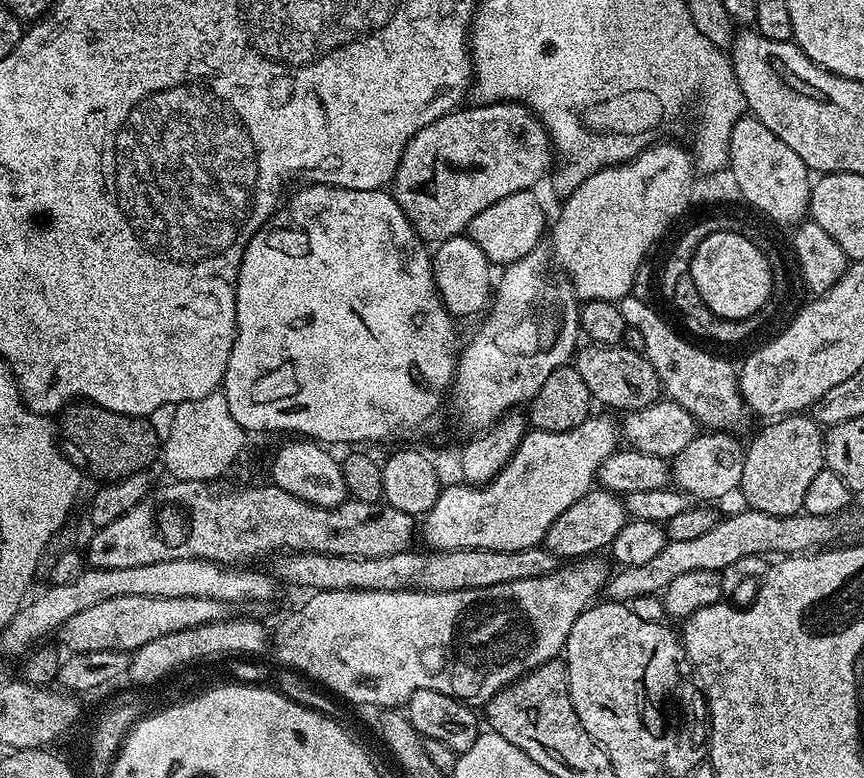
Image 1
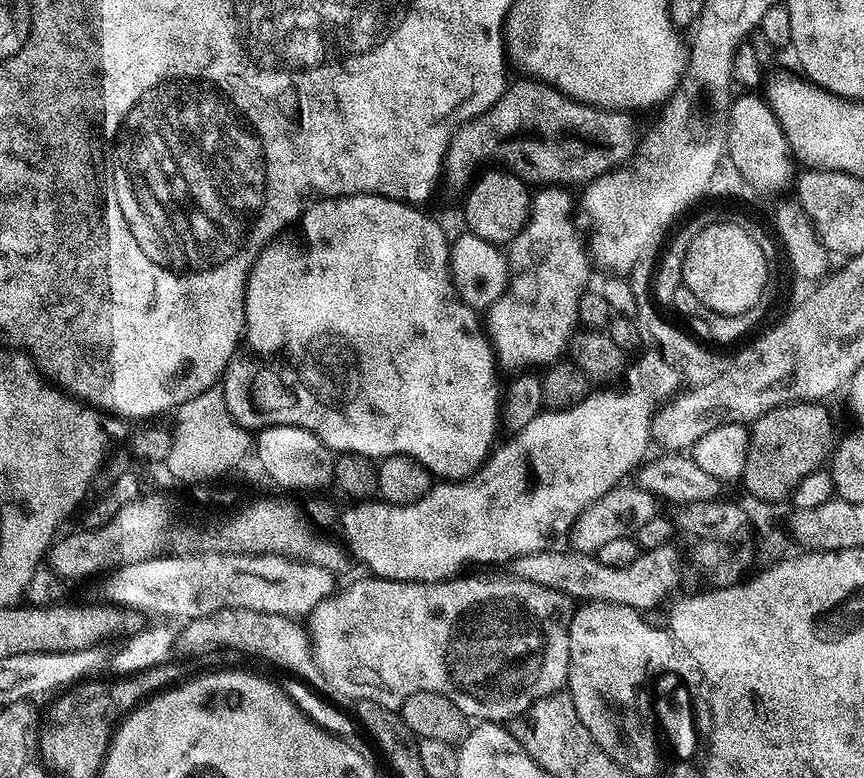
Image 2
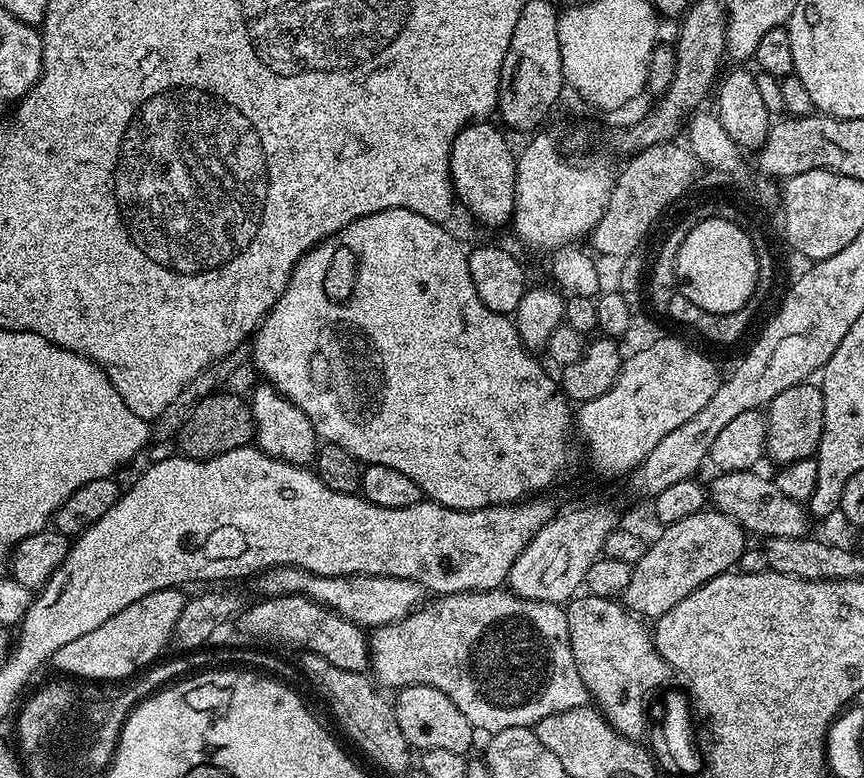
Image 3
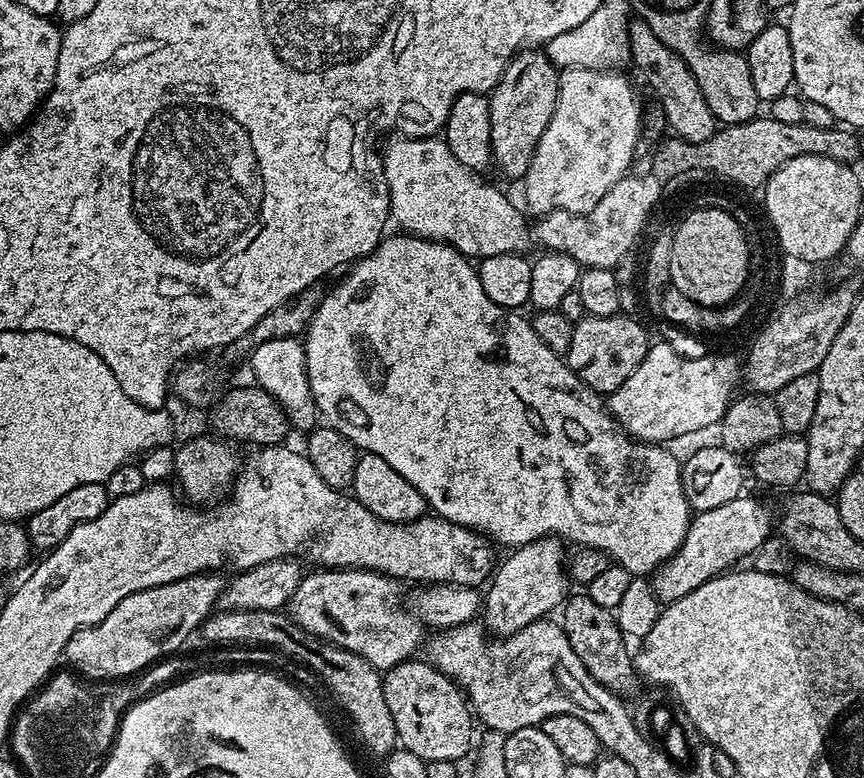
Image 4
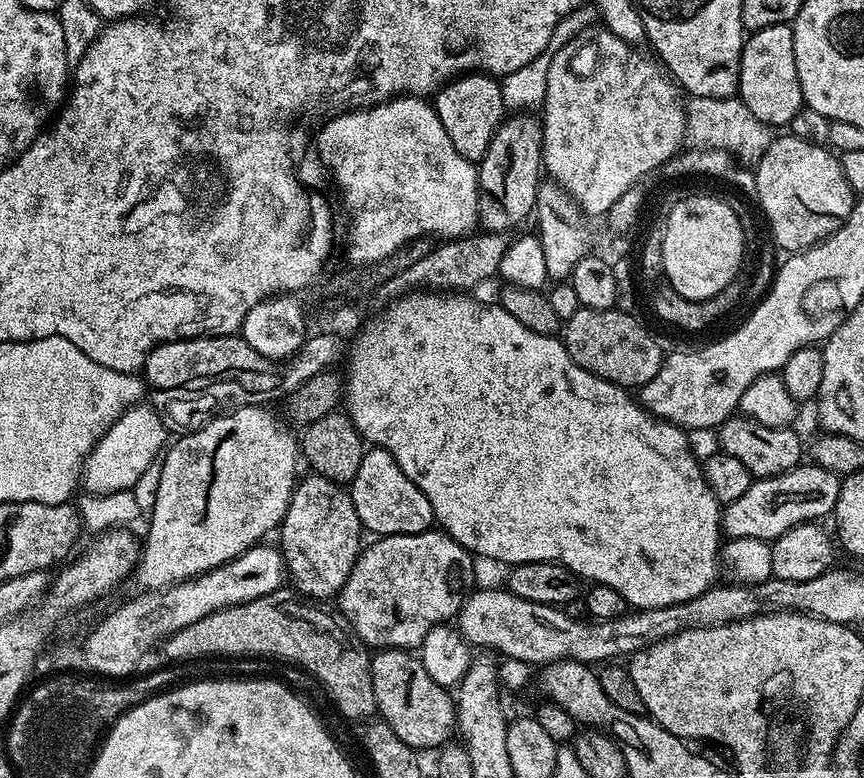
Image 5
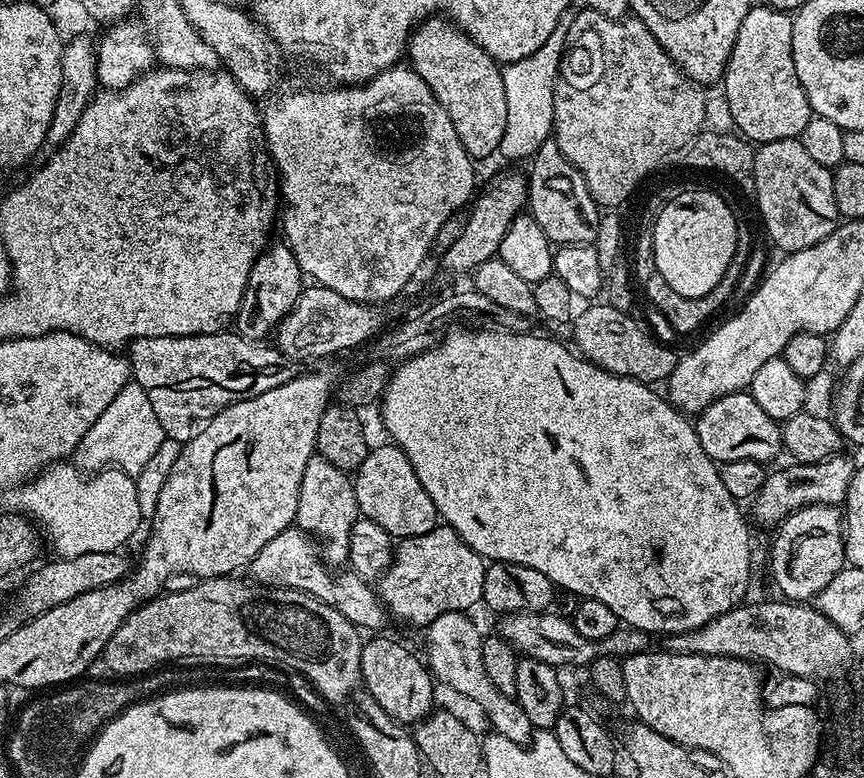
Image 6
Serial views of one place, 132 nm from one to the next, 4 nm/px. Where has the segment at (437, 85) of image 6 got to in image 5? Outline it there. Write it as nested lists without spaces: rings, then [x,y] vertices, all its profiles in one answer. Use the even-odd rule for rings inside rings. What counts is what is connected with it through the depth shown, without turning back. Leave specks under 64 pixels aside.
[[[465,74],[447,84],[435,93],[434,107],[450,142],[454,142],[454,150],[467,160],[478,162],[486,154],[490,142],[494,138],[496,129],[500,127],[506,116],[506,107],[503,102],[502,90],[500,89],[501,81],[491,76],[483,74]]]

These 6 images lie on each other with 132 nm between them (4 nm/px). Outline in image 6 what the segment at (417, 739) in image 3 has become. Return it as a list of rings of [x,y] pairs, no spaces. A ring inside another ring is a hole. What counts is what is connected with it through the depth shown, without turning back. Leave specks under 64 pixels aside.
[[[376,634],[373,640],[370,638],[364,640],[362,646],[362,688],[367,695],[374,698],[374,702],[378,702],[378,706],[382,706],[382,710],[386,710],[386,714],[390,714],[390,718],[394,718],[405,726],[415,726],[433,711],[432,704],[432,684],[434,685],[434,677],[428,670],[427,663],[423,659],[420,660],[407,648],[404,644],[399,644],[396,640],[391,640],[388,636],[380,636],[384,634]]]

